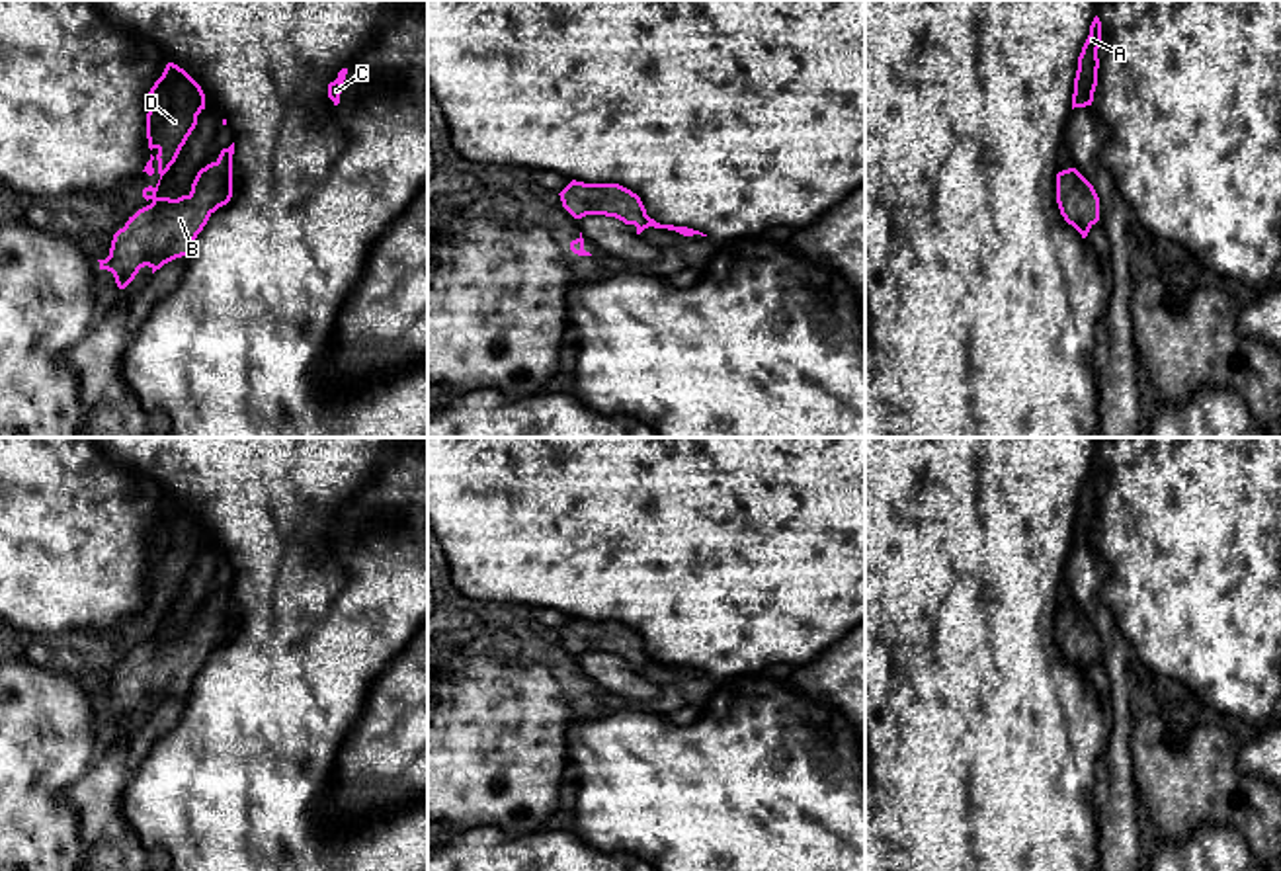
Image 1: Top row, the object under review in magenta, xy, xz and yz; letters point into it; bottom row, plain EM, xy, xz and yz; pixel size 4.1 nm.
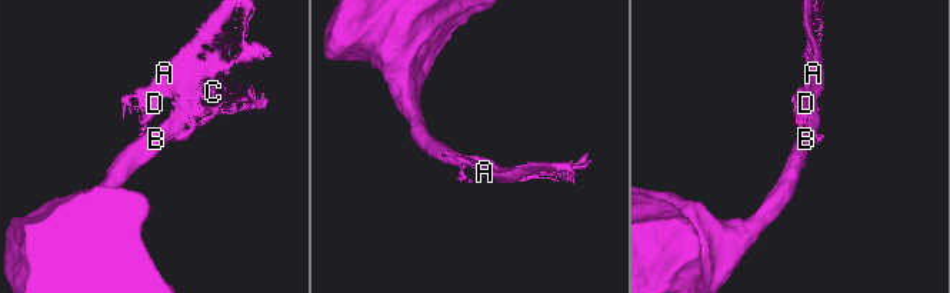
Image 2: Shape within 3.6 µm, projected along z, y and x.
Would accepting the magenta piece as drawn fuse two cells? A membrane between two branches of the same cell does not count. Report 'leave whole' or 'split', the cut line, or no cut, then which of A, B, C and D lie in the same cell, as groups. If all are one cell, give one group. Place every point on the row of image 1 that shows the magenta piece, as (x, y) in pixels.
leave whole; cut none; groups A B C D

